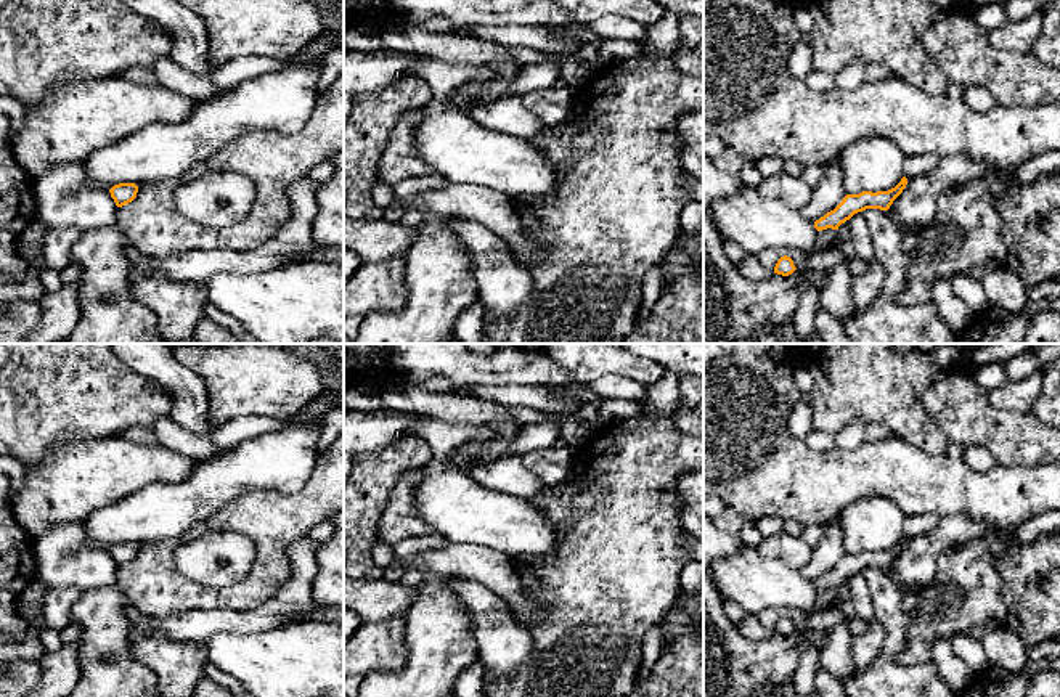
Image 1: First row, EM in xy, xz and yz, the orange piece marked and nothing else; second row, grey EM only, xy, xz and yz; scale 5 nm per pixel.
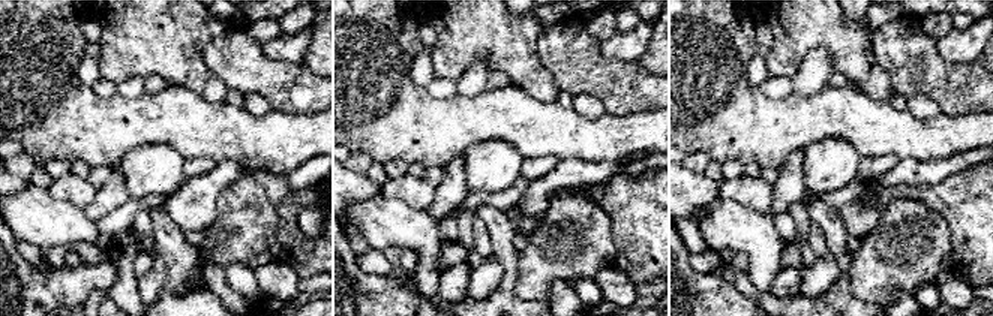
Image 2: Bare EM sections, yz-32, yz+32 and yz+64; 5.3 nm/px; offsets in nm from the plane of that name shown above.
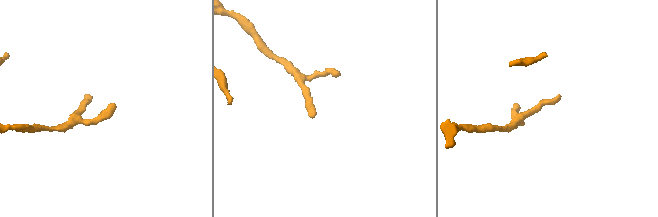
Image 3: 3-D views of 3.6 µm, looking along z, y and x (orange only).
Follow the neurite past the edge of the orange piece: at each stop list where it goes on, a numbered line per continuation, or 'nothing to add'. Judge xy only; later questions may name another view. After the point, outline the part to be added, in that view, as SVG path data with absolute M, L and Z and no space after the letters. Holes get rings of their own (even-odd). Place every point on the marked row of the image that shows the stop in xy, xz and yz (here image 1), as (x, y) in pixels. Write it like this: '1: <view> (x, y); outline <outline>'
nothing to add

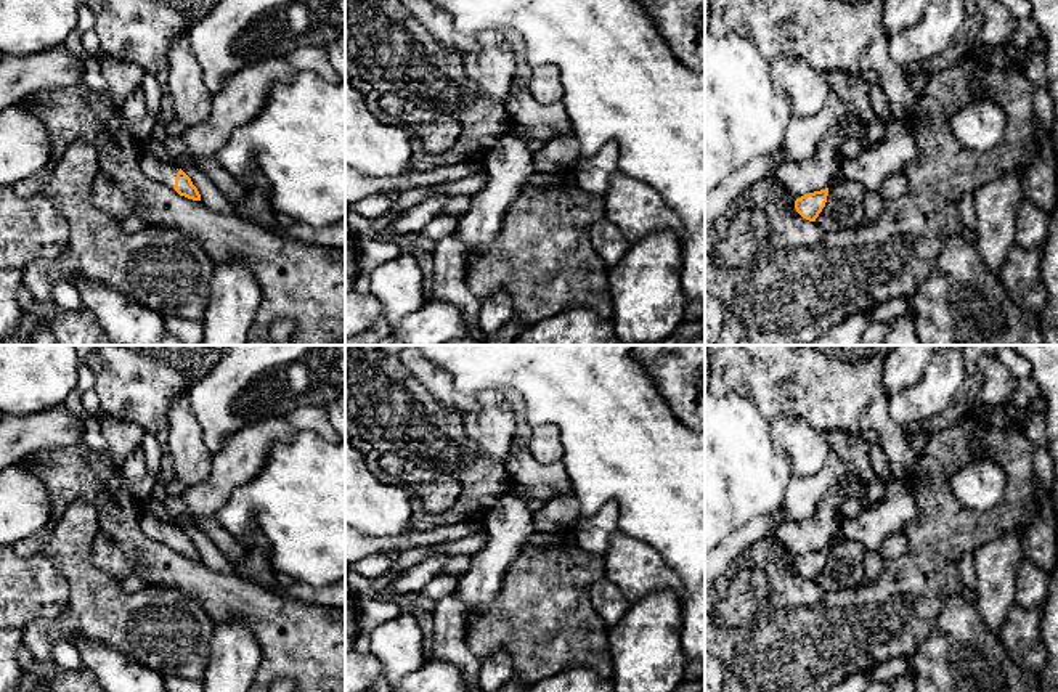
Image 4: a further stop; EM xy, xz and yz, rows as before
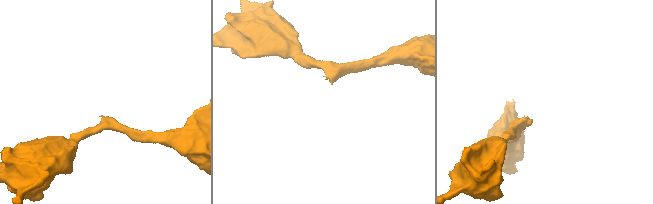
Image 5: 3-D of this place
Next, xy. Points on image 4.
1: xy (156, 169); outline M141 148L140 169L149 180L162 181L175 188L175 177L180 169L164 159L156 157L146 148Z

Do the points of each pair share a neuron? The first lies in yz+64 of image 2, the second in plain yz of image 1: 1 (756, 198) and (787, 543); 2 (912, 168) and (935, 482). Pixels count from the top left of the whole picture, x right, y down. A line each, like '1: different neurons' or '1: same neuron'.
1: same neuron
2: different neurons

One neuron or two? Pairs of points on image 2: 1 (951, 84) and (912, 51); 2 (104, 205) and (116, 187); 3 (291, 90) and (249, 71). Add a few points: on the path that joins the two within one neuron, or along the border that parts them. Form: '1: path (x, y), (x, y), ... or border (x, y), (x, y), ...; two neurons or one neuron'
1: path (942, 81), (921, 60); one neuron
2: path (105, 201), (113, 192); one neuron
3: path (281, 83), (260, 74); one neuron

